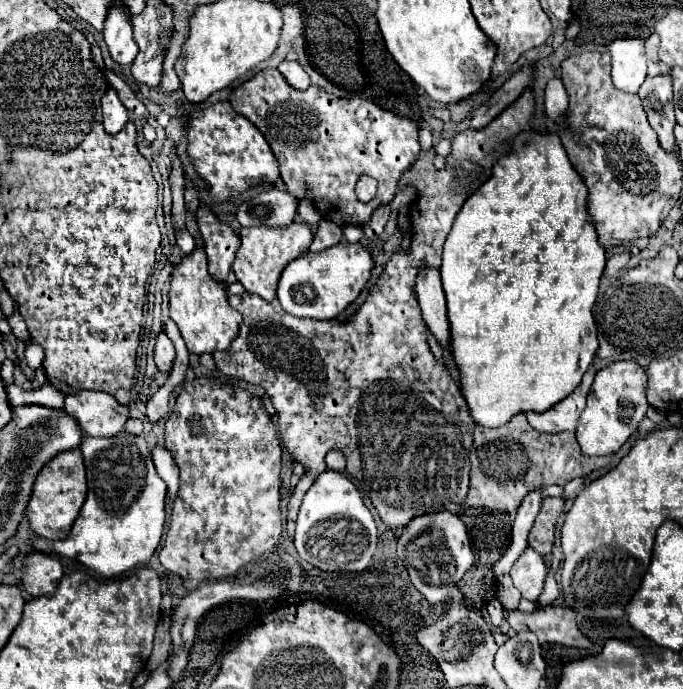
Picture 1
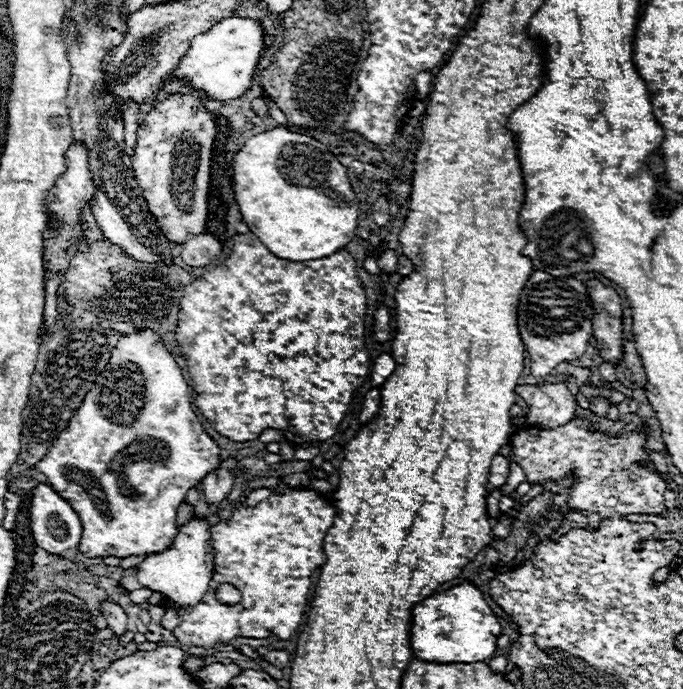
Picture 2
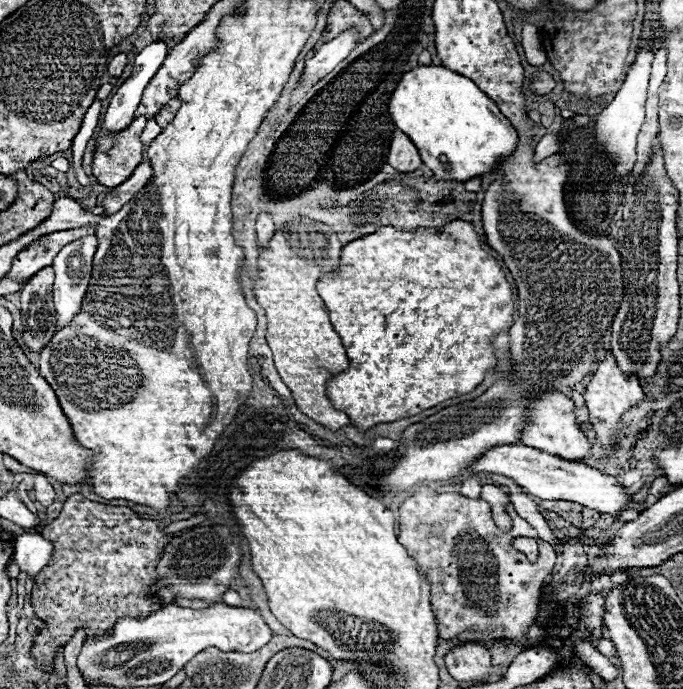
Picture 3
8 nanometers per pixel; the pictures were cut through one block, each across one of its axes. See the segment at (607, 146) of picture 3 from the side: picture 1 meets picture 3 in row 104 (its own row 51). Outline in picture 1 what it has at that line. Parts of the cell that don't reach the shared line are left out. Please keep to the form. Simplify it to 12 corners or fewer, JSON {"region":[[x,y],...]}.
{"region":[[622,38],[608,46],[612,84],[638,92],[646,78],[644,42]]}

